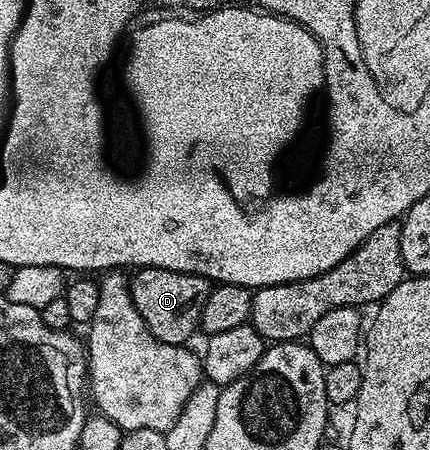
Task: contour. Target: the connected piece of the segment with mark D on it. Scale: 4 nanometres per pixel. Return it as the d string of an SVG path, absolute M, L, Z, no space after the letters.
M151 267L141 268L133 273L136 274L131 274L130 284L134 307L138 307L138 315L142 315L148 330L162 339L162 343L183 345L191 342L192 332L200 329L202 307L212 293L213 282L193 273Z

